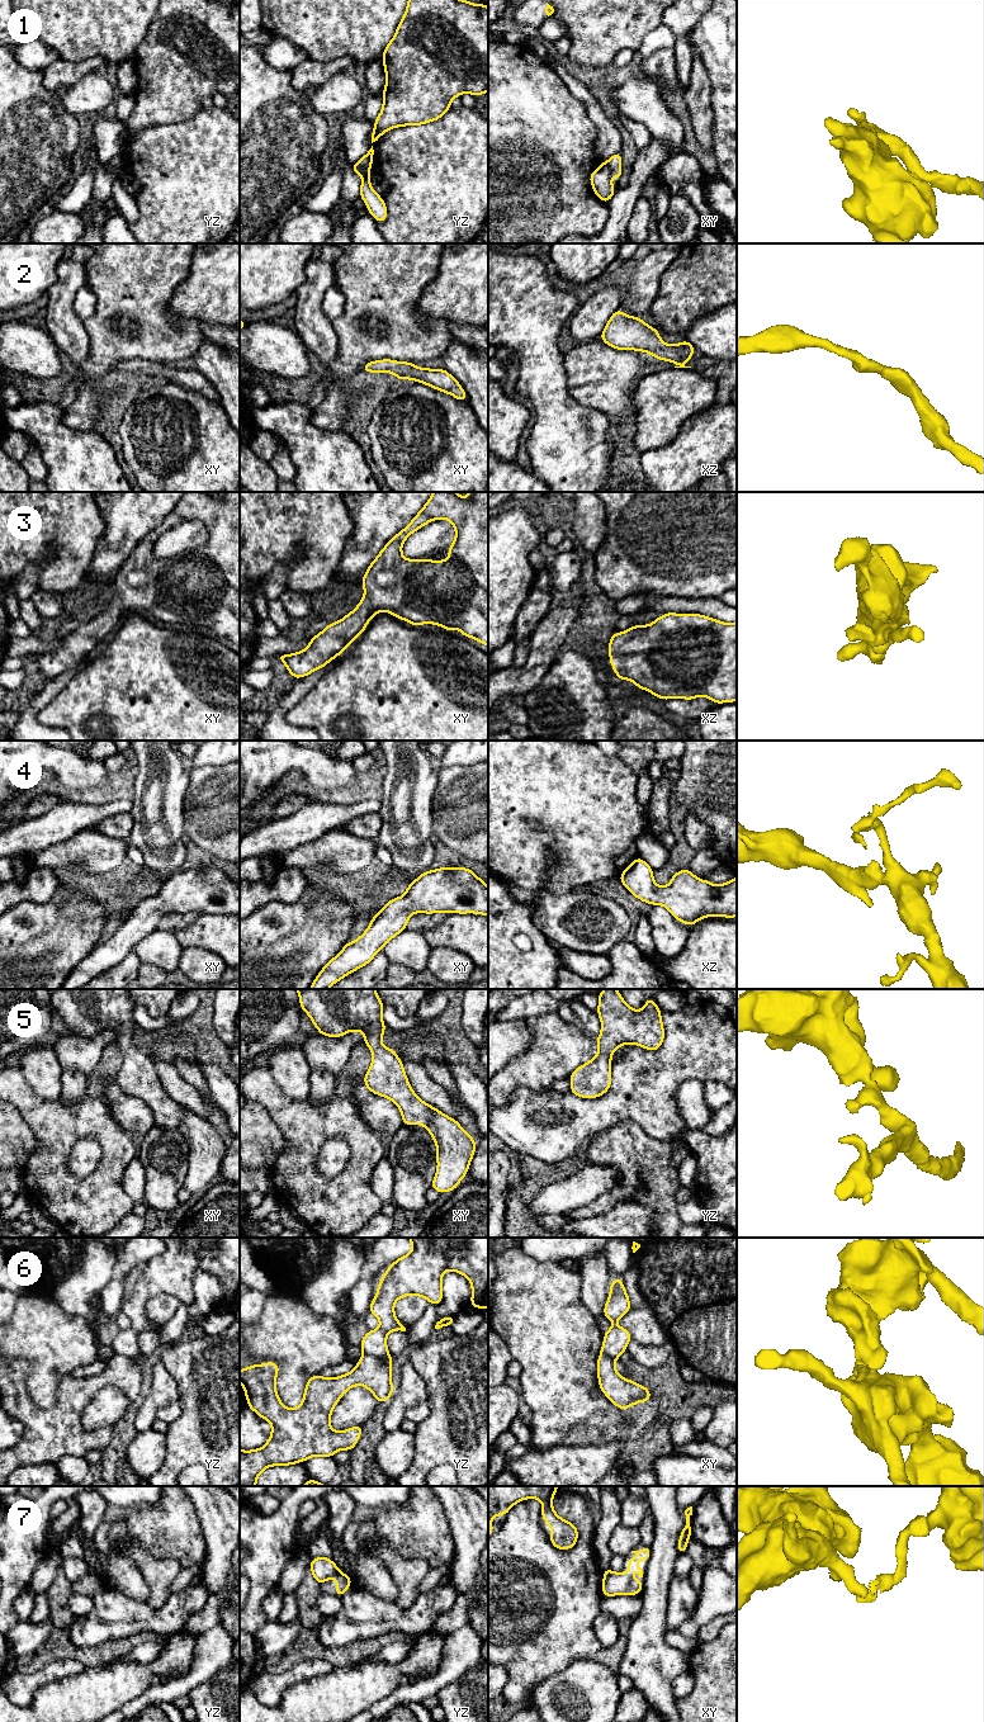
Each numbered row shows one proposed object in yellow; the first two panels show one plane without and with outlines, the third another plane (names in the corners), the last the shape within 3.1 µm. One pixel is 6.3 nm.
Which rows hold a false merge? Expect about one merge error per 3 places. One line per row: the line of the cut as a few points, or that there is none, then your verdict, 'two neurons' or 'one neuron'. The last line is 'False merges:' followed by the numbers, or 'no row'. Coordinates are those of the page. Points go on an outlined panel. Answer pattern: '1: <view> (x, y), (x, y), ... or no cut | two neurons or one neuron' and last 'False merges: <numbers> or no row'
1: xy (605, 162), (611, 175) | two neurons
2: no cut | one neuron
3: no cut | one neuron
4: no cut | one neuron
5: no cut | one neuron
6: yz (364, 1352), (372, 1356), (384, 1356), (388, 1353) | two neurons
7: yz (339, 1571), (334, 1575) | two neurons
False merges: 1, 6, 7

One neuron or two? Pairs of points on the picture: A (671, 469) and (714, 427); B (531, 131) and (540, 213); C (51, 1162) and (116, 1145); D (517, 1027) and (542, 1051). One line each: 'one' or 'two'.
A: one
B: one
C: one
D: two

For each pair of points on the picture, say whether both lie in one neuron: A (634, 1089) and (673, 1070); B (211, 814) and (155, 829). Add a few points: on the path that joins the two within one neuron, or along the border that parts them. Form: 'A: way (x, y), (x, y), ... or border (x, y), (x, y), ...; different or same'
A: way (644, 1083), (663, 1070); same
B: border (185, 793), (183, 832); different

